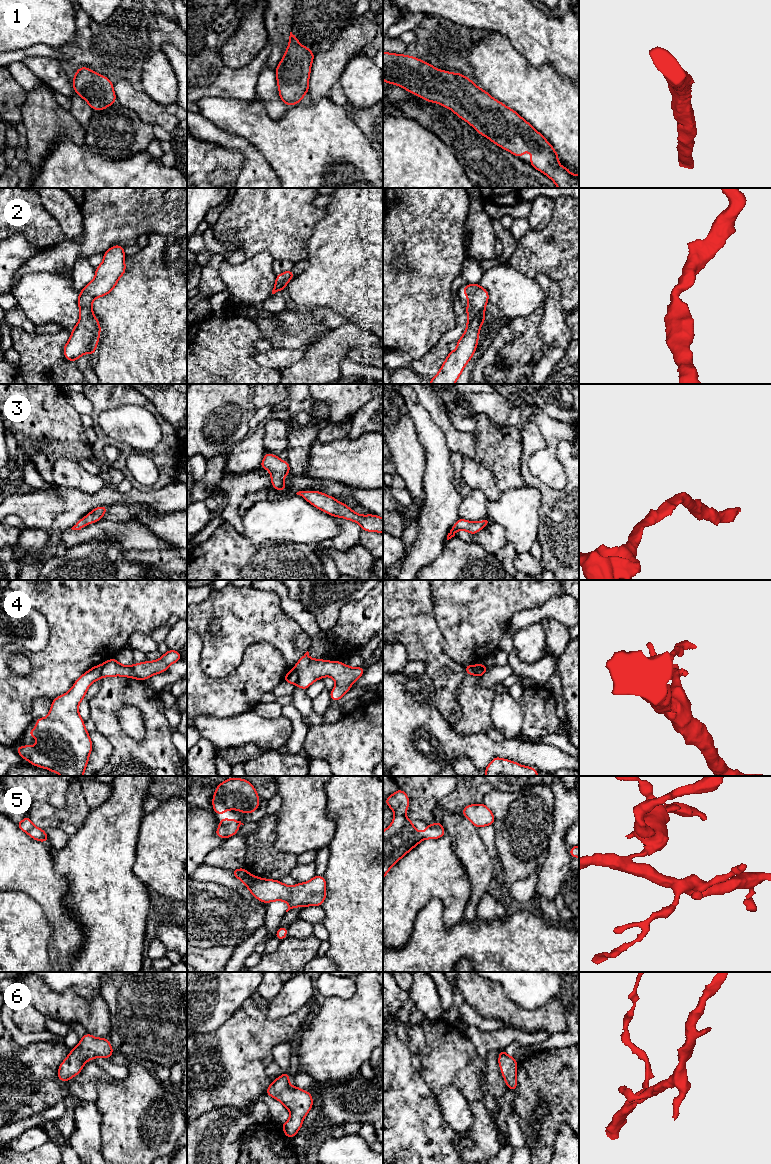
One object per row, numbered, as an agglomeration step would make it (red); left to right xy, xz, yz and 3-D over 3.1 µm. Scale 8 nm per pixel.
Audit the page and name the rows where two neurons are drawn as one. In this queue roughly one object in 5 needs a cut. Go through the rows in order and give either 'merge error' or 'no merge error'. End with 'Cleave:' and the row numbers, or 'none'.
1: no merge error
2: no merge error
3: no merge error
4: merge error
5: merge error
6: no merge error
Cleave: 4, 5

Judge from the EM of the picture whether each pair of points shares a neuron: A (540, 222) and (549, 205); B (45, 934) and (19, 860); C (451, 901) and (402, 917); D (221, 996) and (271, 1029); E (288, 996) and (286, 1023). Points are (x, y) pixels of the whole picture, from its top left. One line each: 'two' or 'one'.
A: one
B: two
C: one
D: two
E: two

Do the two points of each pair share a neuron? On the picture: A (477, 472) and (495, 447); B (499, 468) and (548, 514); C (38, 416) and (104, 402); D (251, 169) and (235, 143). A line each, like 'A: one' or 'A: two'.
A: two
B: two
C: two
D: one

